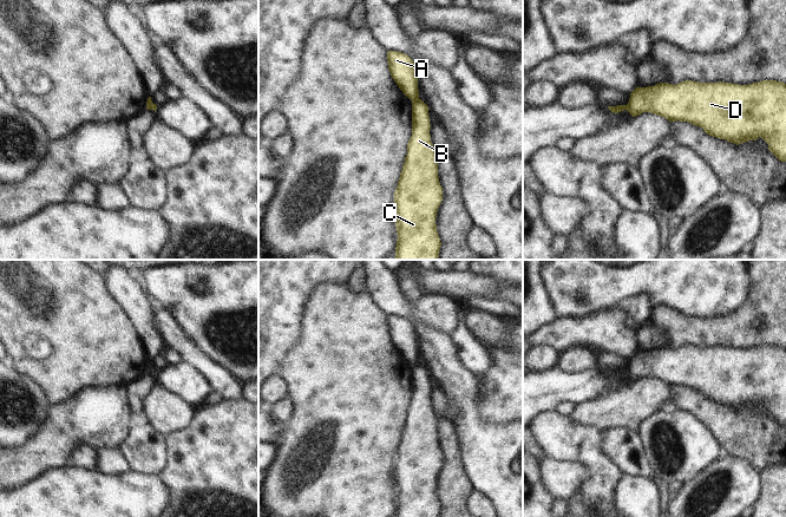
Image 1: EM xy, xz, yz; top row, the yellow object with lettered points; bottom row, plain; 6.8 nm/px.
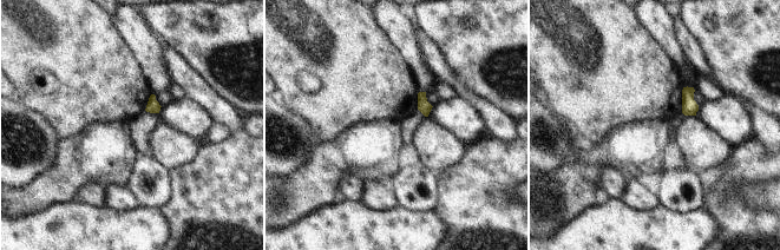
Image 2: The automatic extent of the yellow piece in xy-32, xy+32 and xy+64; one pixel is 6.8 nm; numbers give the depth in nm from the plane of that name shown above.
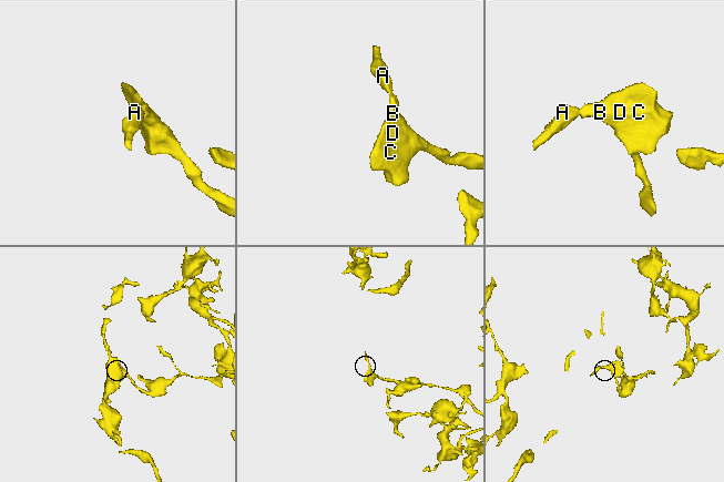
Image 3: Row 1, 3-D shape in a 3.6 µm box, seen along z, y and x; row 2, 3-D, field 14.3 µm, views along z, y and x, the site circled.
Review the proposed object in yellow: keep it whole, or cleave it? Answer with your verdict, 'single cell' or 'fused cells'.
fused cells

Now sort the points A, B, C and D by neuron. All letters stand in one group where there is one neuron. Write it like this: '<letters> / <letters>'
A / B C D

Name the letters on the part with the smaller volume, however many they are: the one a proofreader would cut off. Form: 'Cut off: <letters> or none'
Cut off: A

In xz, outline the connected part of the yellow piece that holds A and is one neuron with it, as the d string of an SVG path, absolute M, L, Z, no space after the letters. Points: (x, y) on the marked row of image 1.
M387 52L388 70L392 78L412 102L419 99L418 74L413 60L401 52Z

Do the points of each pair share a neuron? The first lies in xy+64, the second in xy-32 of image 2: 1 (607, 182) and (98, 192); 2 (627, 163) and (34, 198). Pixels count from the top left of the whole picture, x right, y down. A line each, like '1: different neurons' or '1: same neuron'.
1: same neuron
2: same neuron

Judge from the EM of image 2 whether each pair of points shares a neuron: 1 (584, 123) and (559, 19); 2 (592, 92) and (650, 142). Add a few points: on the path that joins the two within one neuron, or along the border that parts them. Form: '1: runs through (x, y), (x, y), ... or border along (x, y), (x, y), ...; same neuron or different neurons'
1: runs through (564, 97), (559, 92), (559, 45); same neuron
2: border along (655, 119), (629, 122), (618, 125), (604, 137); different neurons

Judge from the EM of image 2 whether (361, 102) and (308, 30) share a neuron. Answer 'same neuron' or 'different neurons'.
same neuron

